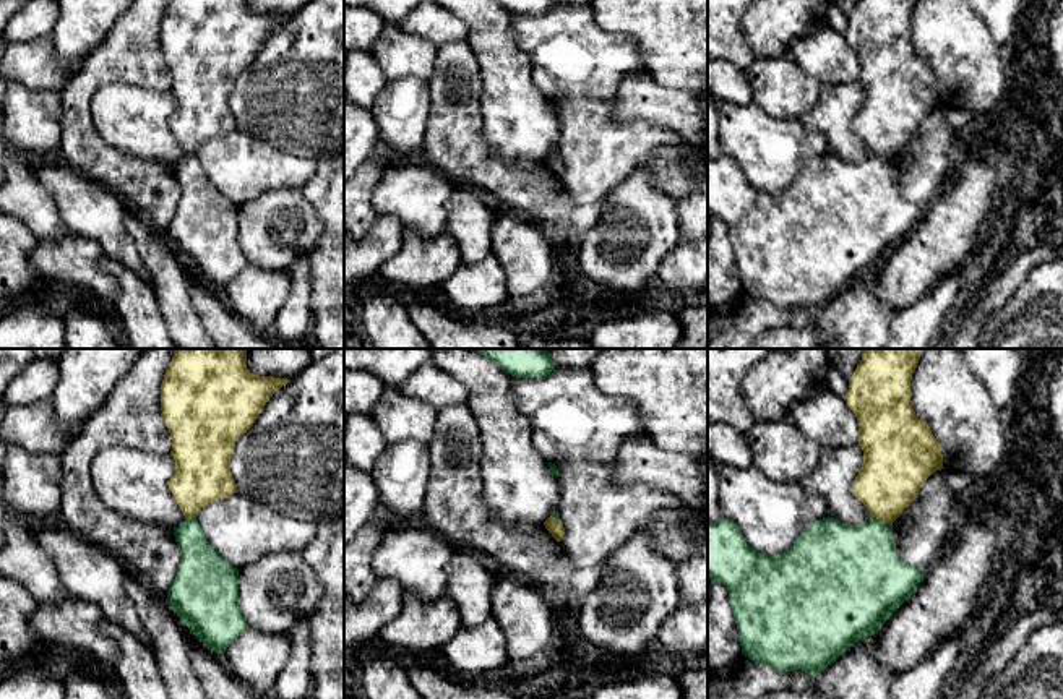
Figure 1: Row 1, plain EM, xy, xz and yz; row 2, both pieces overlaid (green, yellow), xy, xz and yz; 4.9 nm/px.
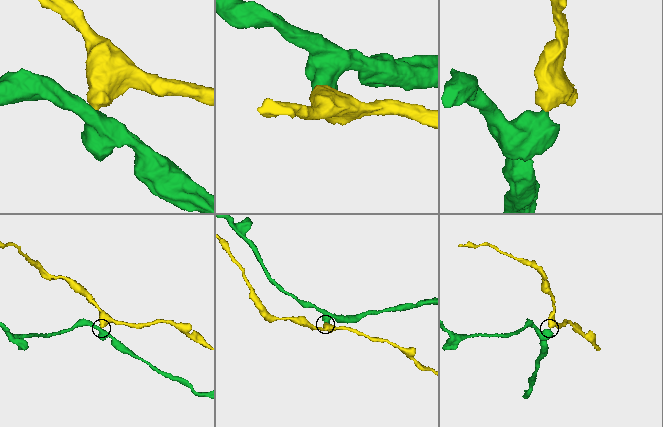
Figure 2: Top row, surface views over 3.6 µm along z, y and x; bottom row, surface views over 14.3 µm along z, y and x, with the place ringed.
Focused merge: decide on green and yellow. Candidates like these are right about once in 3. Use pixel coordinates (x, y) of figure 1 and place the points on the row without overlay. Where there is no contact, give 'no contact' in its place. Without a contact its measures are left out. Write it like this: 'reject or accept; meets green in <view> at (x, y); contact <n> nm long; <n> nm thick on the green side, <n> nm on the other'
reject; meets green in yz at (882, 158); contact 120 nm long; 400 nm thick on the green side, 320 nm on the other

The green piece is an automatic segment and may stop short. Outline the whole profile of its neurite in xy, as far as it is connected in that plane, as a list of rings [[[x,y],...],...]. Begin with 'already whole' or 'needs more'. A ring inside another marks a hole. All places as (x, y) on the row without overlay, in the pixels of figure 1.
already whole; [[[196,154],[174,169],[180,201],[167,237],[182,259],[217,292],[248,264],[239,245],[239,206],[204,174]]]

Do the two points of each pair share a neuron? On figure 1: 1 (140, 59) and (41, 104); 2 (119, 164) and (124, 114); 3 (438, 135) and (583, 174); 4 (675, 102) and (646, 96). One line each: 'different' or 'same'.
1: different
2: different
3: different
4: same

